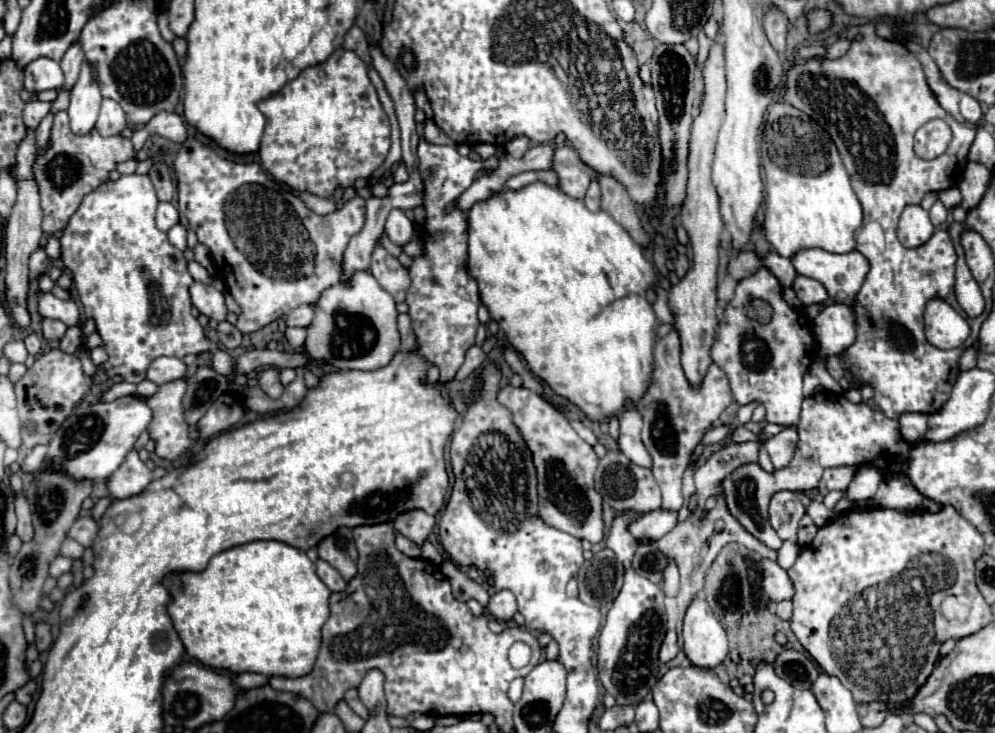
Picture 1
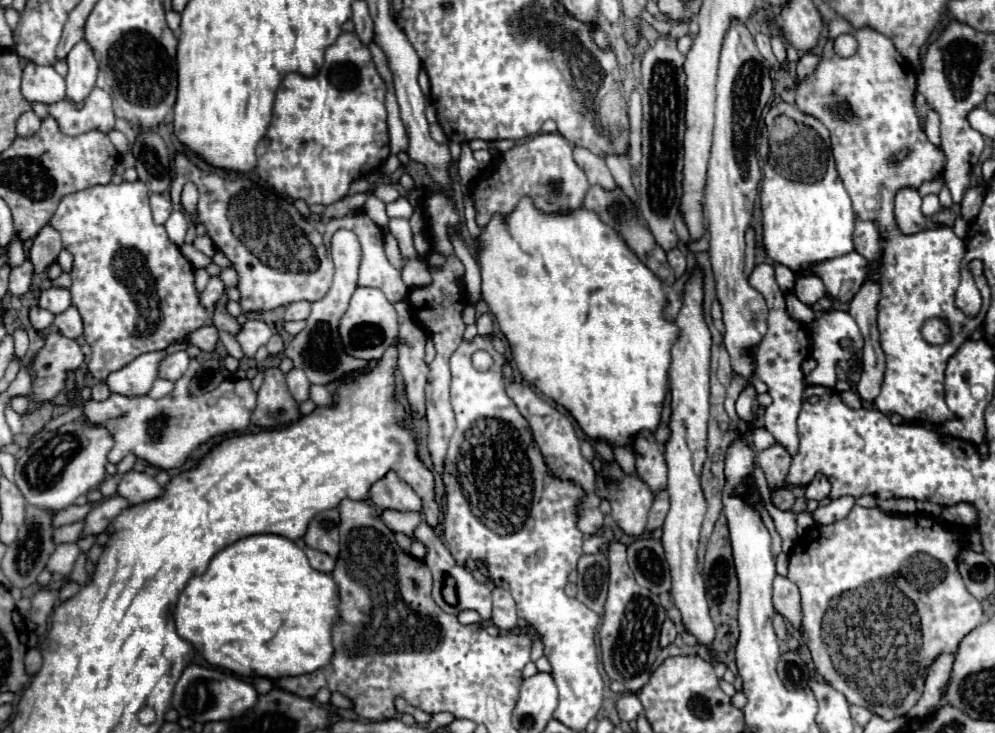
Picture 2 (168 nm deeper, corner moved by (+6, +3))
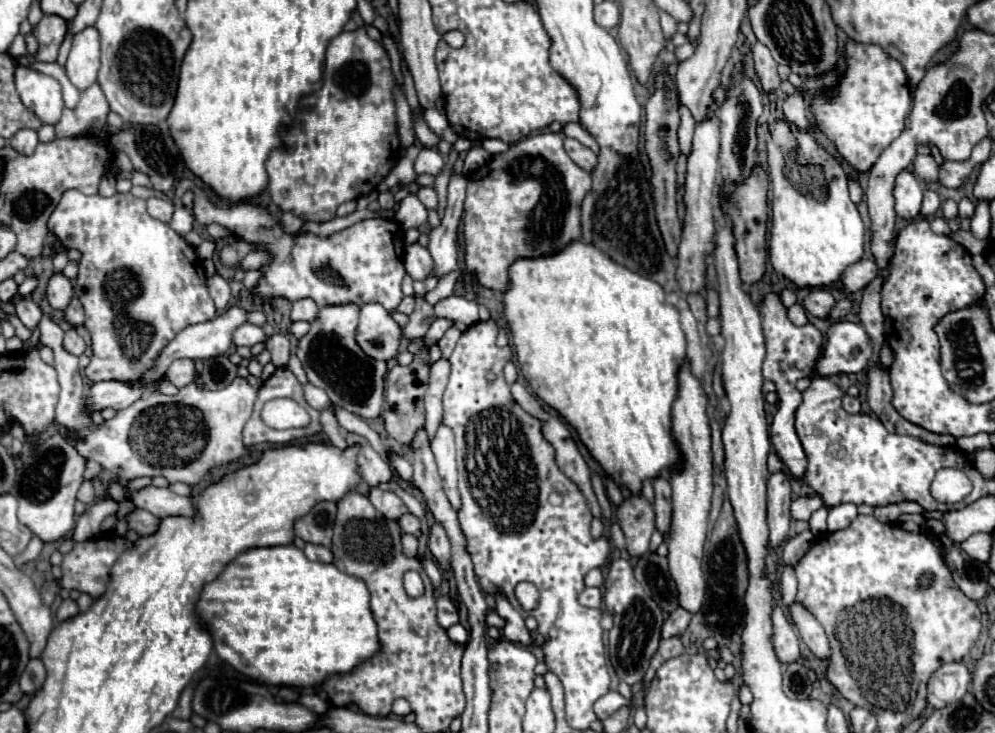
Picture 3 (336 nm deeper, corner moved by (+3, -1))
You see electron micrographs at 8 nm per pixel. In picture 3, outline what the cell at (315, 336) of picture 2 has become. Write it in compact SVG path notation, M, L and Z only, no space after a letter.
M341 304L321 308L315 322L311 322L311 330L307 336L299 340L297 356L303 362L307 378L313 386L323 388L333 404L345 408L347 412L373 420L379 418L383 410L383 382L387 374L387 364L383 360L369 358L355 342L355 330L359 320L359 306Z

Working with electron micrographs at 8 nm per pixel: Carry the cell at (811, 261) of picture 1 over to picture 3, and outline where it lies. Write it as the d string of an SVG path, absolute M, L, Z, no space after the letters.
M859 260L845 270L841 282L845 284L845 288L849 292L857 292L857 290L865 288L877 276L877 272L879 272L879 268L873 260Z

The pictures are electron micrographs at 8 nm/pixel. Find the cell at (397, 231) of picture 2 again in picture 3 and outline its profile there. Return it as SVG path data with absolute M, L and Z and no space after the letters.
M411 244L405 248L405 270L413 280L427 280L433 274L435 262L429 254L427 248L423 248L421 244Z

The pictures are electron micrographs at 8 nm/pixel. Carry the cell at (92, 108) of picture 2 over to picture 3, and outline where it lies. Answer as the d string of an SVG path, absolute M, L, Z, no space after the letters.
M91 84L81 92L77 108L64 108L61 119L55 124L56 137L73 138L89 132L91 128L105 128L109 104L99 84Z

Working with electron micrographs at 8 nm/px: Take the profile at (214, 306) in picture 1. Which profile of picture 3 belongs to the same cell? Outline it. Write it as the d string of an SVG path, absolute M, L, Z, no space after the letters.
M243 324L243 328L235 330L233 342L235 342L235 346L255 346L257 342L263 342L265 338L267 336L265 336L265 332L259 326Z

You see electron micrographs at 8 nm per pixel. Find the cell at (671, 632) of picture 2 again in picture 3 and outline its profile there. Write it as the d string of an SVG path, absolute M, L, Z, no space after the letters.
M677 608L669 614L669 618L663 624L663 638L671 638L671 636L679 636L681 632L687 630L691 622L691 612L687 612L685 608Z

